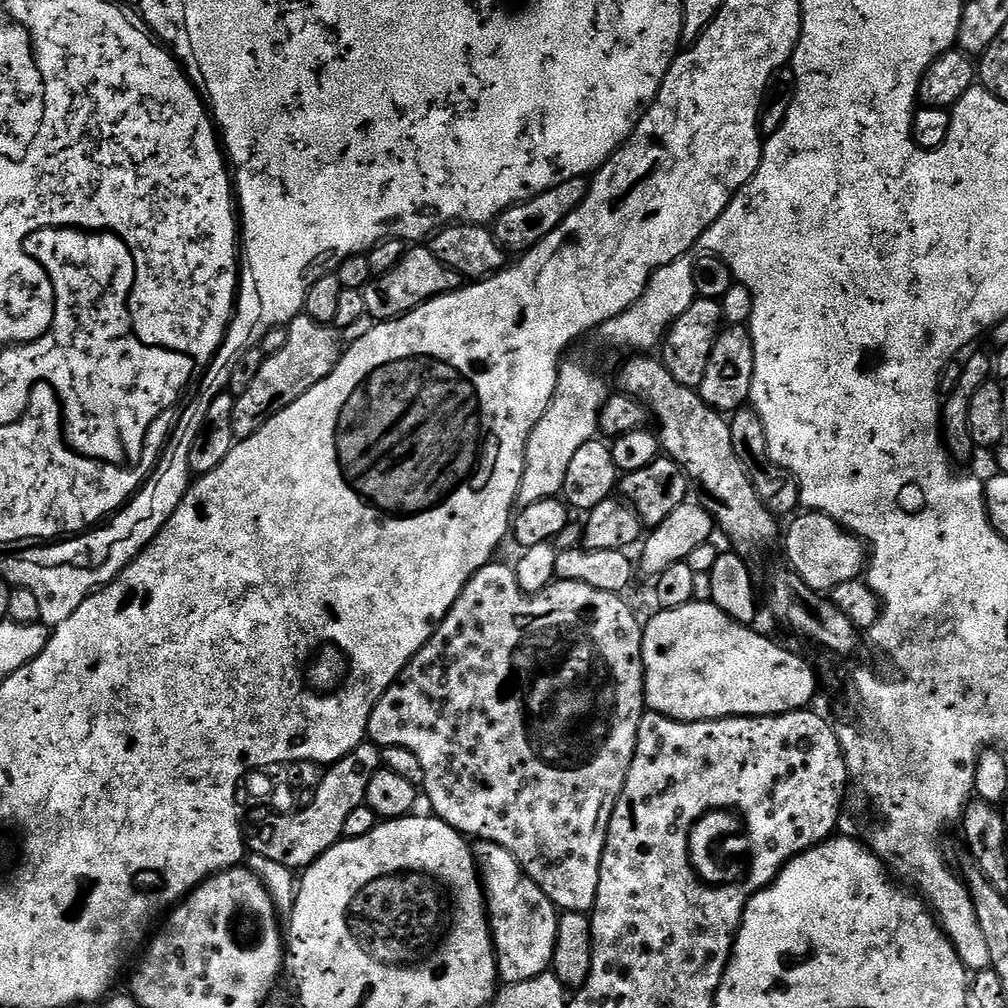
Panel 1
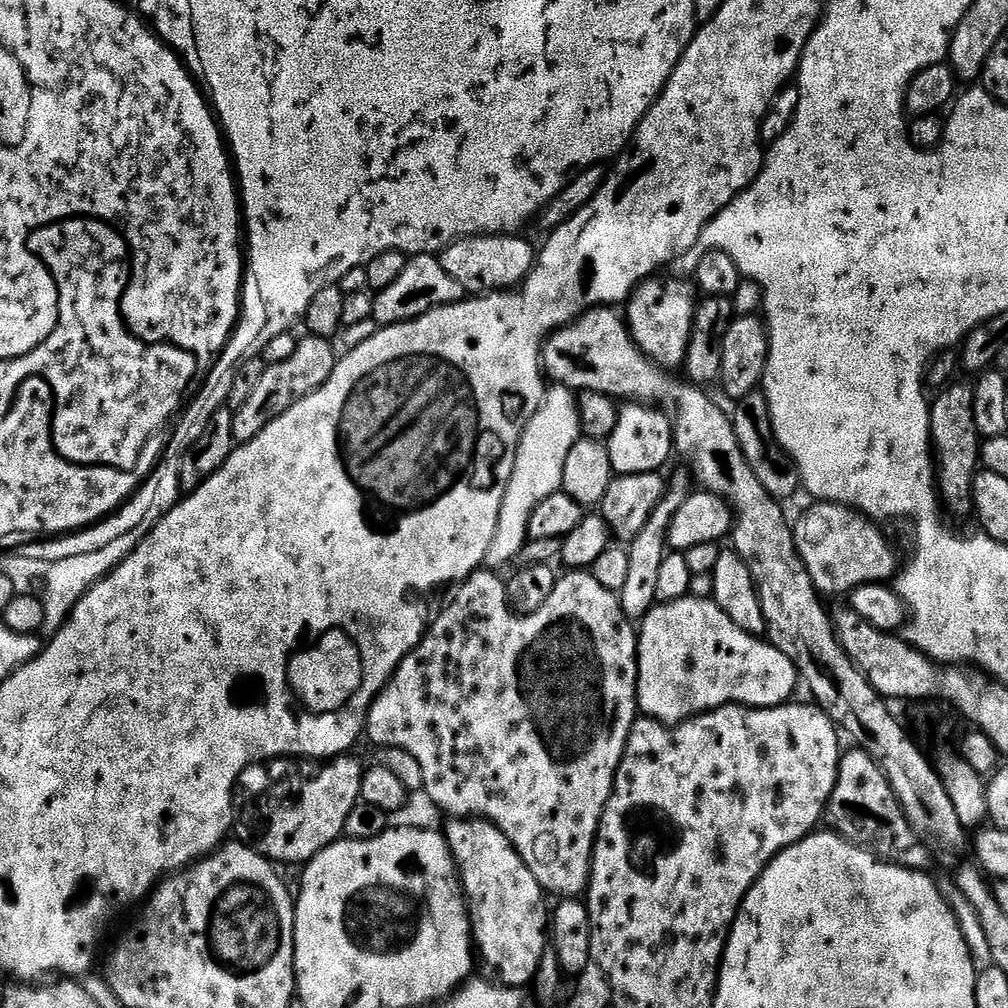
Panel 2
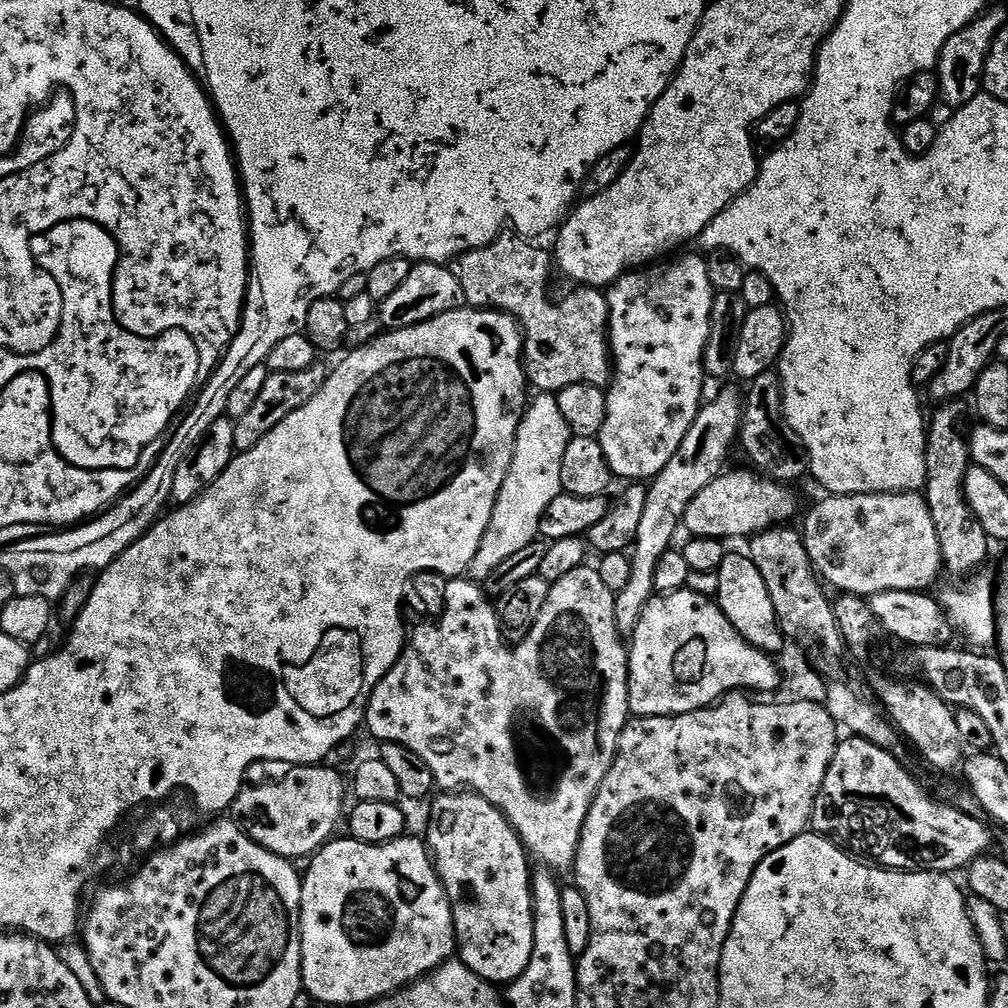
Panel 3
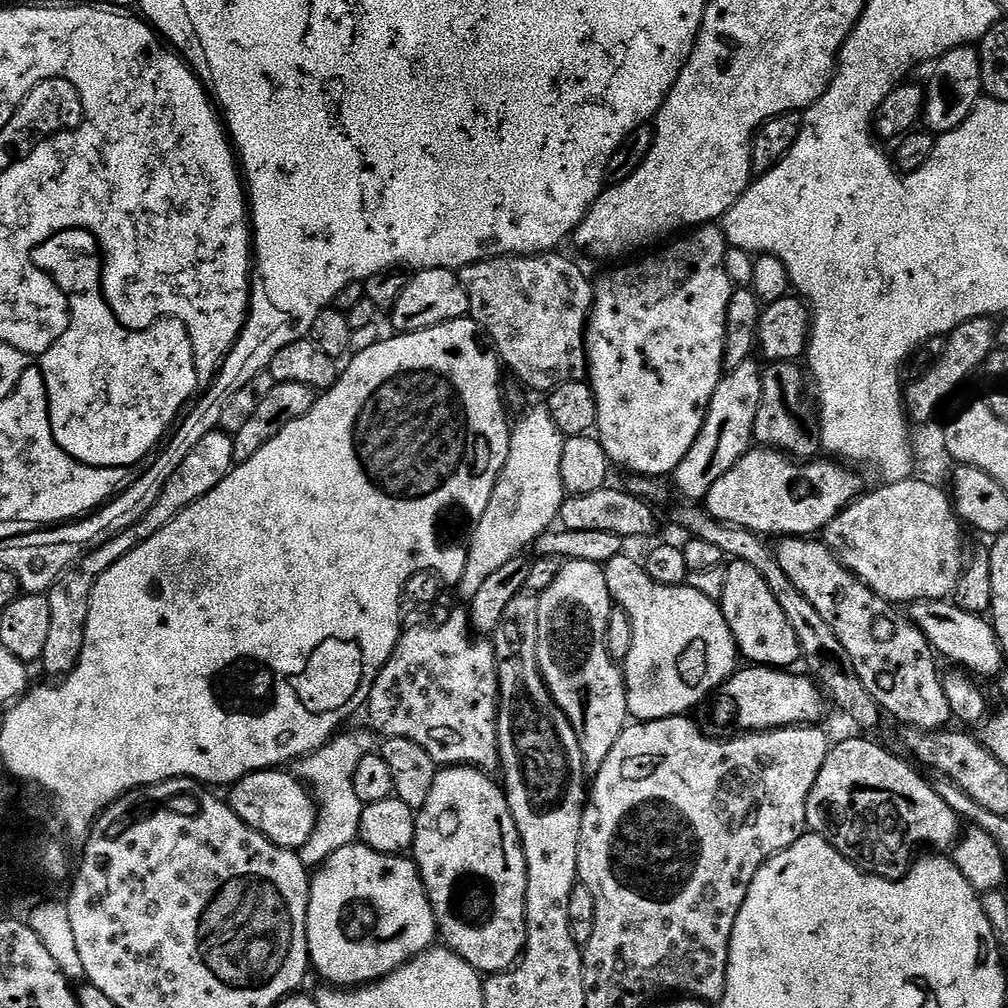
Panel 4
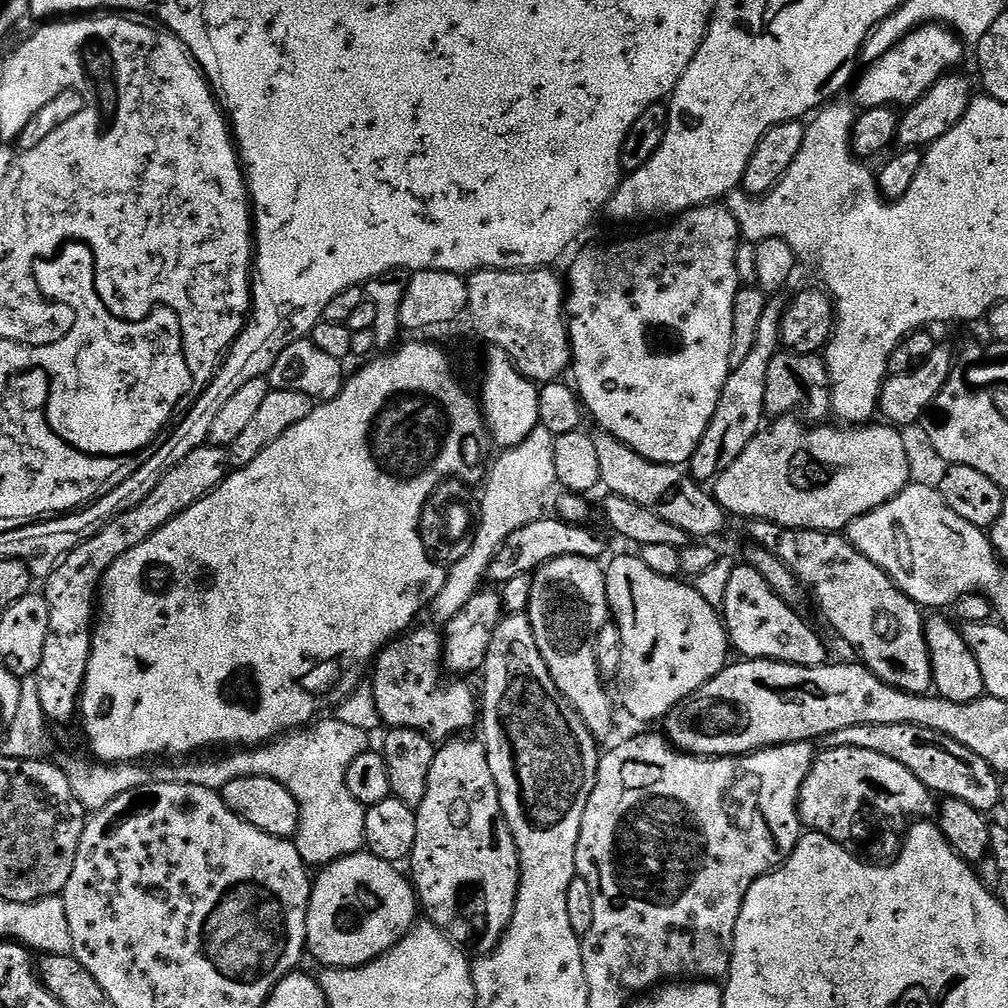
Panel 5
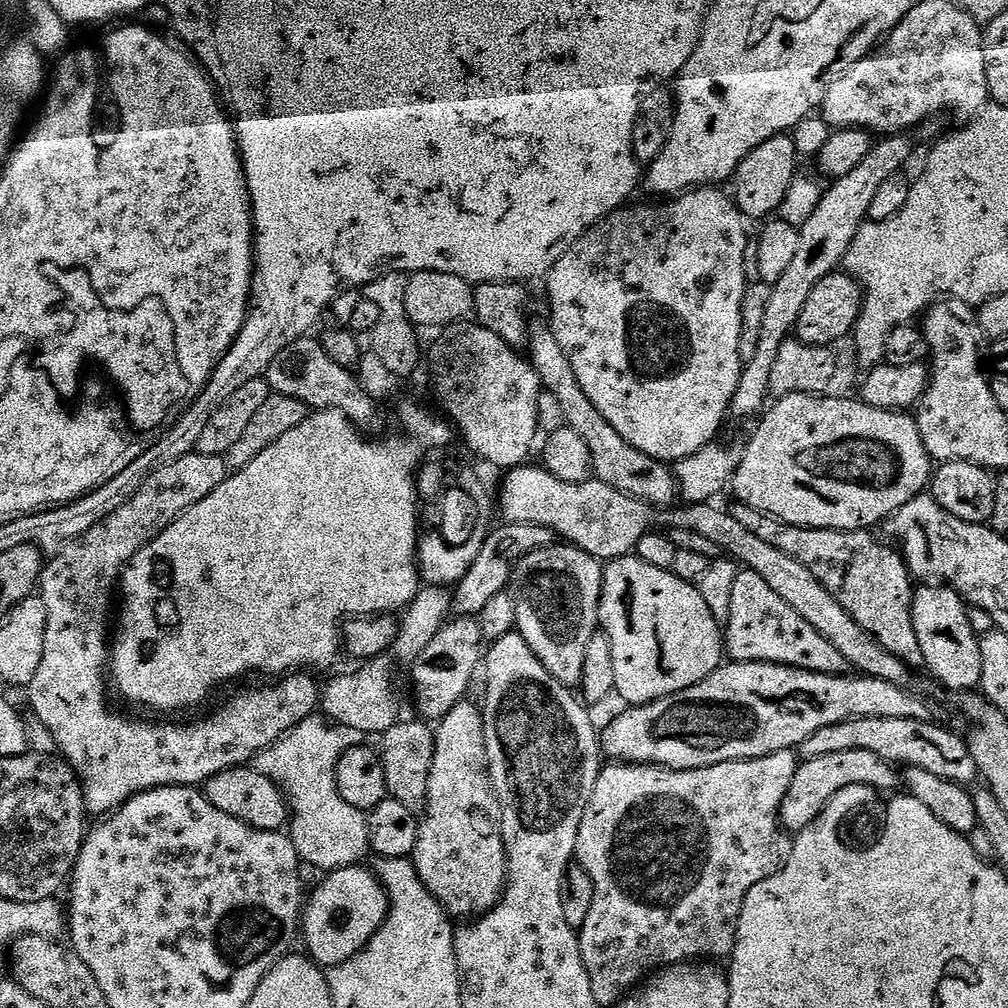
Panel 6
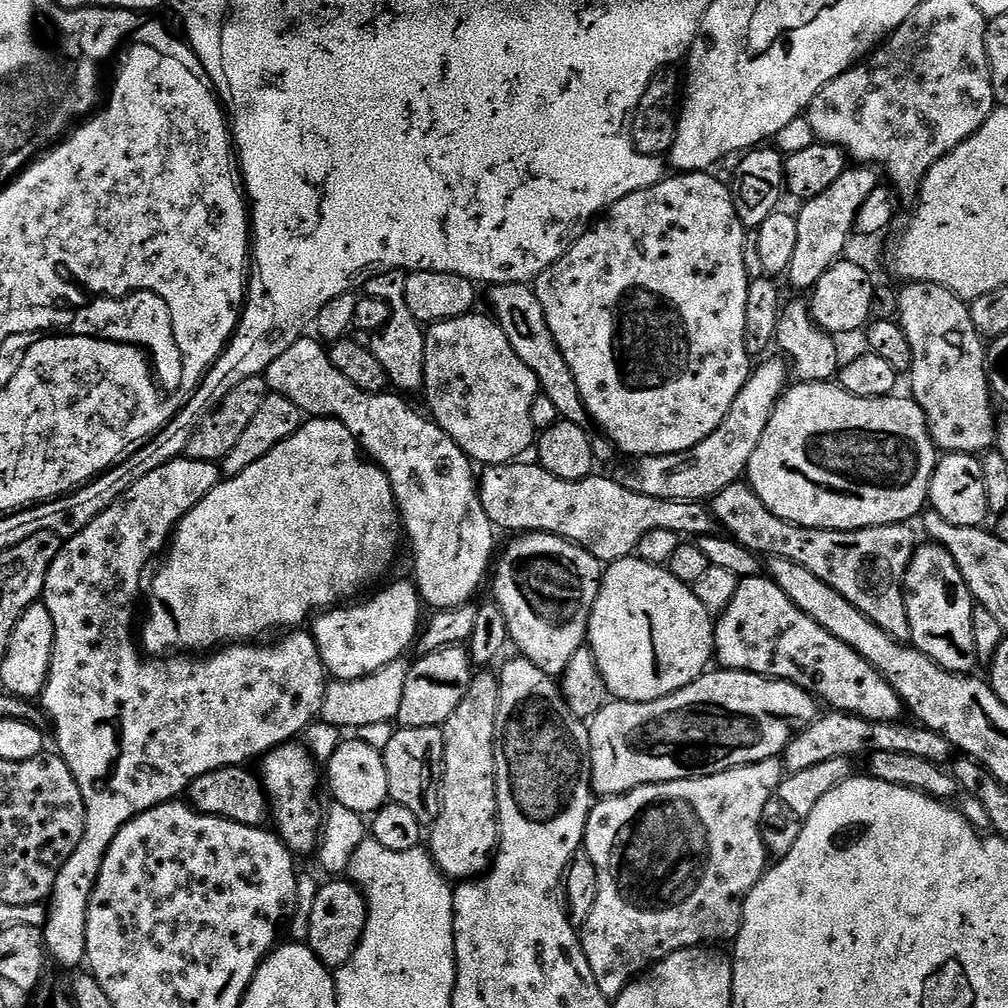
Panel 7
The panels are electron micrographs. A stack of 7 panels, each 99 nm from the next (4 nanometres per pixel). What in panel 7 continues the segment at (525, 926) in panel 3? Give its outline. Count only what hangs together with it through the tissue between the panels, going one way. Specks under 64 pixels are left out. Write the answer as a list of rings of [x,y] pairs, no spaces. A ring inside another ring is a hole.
[[[484,670],[481,674],[473,675],[472,684],[468,688],[466,698],[462,698],[462,706],[450,714],[450,718],[442,725],[444,730],[444,778],[440,785],[440,817],[430,825],[430,835],[426,840],[427,851],[431,852],[437,868],[452,882],[475,880],[488,871],[494,853],[500,842],[500,815],[498,814],[498,798],[496,797],[496,723],[498,722],[498,706],[500,705],[500,681],[491,671]]]

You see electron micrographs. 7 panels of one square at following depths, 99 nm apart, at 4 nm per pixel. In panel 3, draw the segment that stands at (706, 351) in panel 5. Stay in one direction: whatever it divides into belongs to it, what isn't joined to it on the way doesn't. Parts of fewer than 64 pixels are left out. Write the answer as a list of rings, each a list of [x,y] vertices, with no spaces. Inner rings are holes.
[[[703,255],[679,256],[664,262],[669,264],[656,262],[625,272],[606,289],[608,343],[614,375],[606,389],[606,422],[602,422],[598,439],[613,477],[621,476],[624,482],[648,482],[658,475],[662,466],[678,454],[682,438],[694,426],[706,400],[704,351],[710,338],[710,314],[717,291],[710,282],[708,262]]]

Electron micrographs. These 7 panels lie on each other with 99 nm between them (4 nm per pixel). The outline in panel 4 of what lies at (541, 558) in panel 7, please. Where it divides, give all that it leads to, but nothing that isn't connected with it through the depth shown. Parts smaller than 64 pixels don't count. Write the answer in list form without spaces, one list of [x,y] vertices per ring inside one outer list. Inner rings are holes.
[[[569,560],[563,565],[544,592],[539,593],[538,606],[538,666],[552,700],[566,714],[578,734],[578,746],[582,746],[584,767],[595,774],[606,762],[606,754],[618,742],[629,723],[628,689],[624,686],[624,673],[617,661],[610,658],[606,646],[606,626],[614,607],[610,590],[606,586],[606,574],[601,565],[594,562]]]

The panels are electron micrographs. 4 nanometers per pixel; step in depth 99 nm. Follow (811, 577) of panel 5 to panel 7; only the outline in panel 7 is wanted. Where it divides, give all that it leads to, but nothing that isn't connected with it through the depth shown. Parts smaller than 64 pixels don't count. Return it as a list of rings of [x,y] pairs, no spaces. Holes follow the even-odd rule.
[[[737,482],[726,486],[711,501],[712,514],[716,517],[717,525],[732,539],[737,540],[750,551],[763,554],[765,557],[781,556],[790,562],[798,562],[798,566],[806,566],[810,574],[818,574],[826,586],[834,586],[846,602],[858,606],[866,618],[873,620],[882,630],[893,636],[895,640],[911,641],[910,618],[906,610],[906,598],[904,597],[904,579],[908,564],[916,553],[918,539],[911,532],[908,524],[887,524],[886,526],[874,526],[873,528],[859,528],[858,530],[830,530],[829,528],[803,528],[797,524],[786,522],[775,516],[764,505],[762,498],[754,494],[754,490],[747,483]]]

